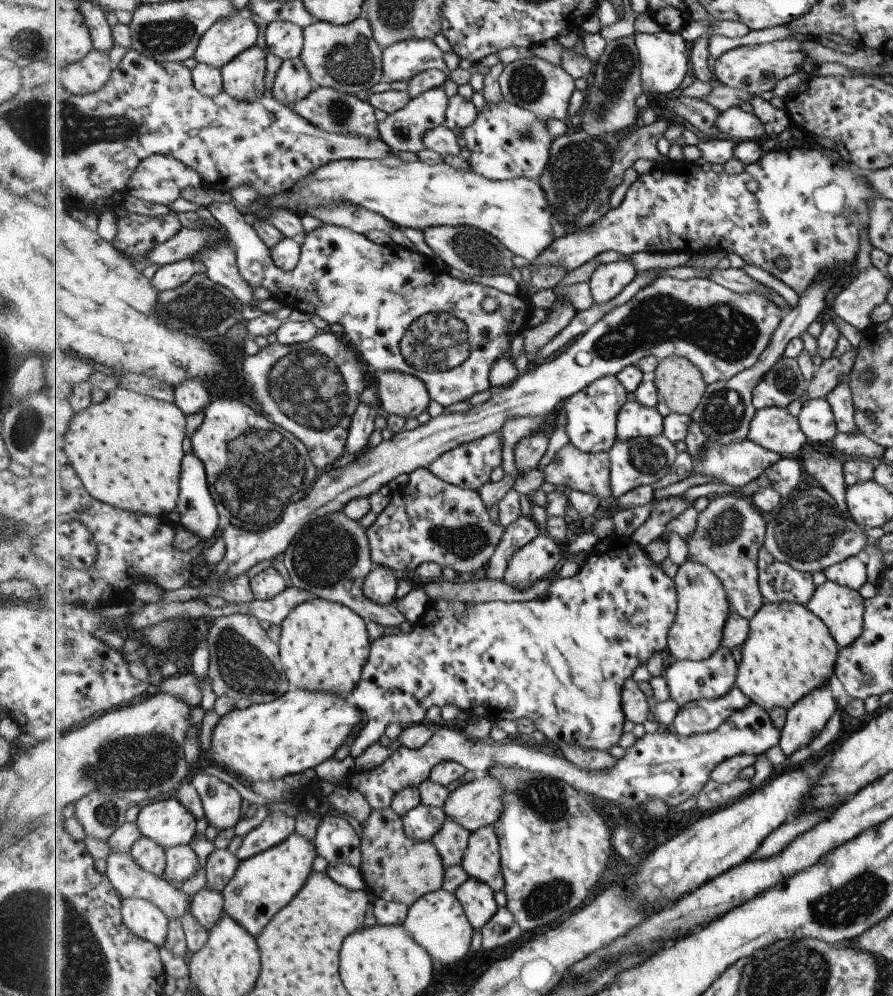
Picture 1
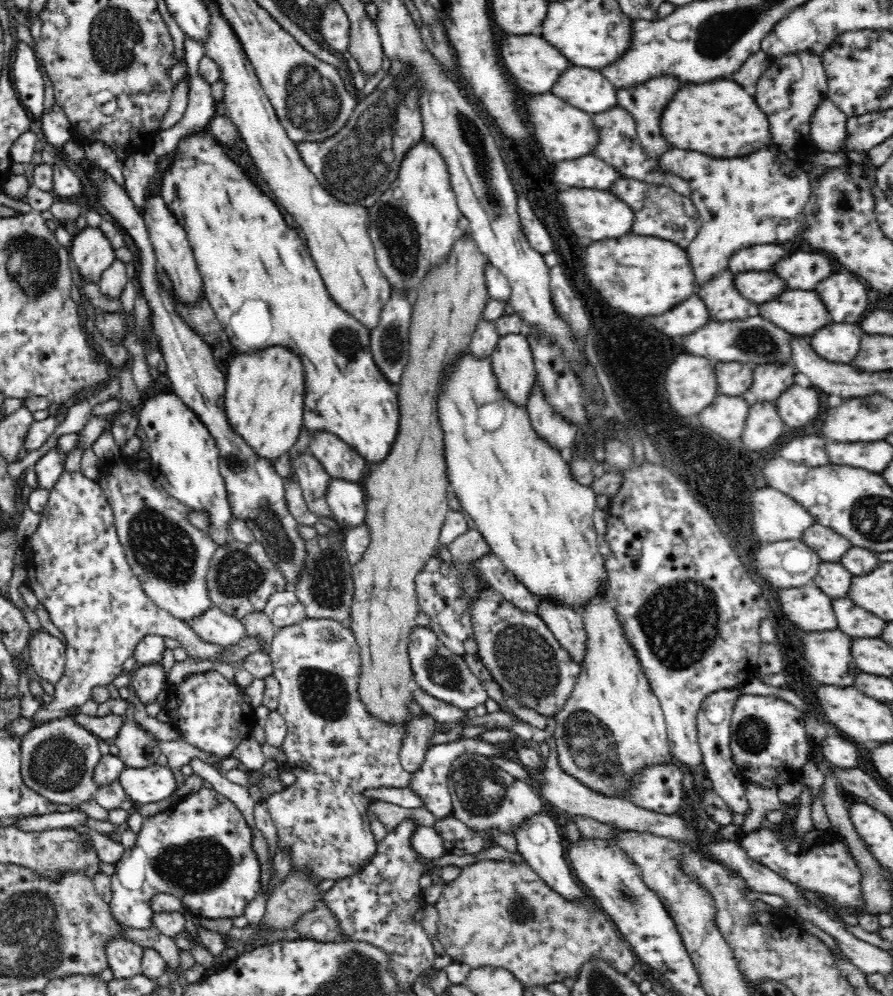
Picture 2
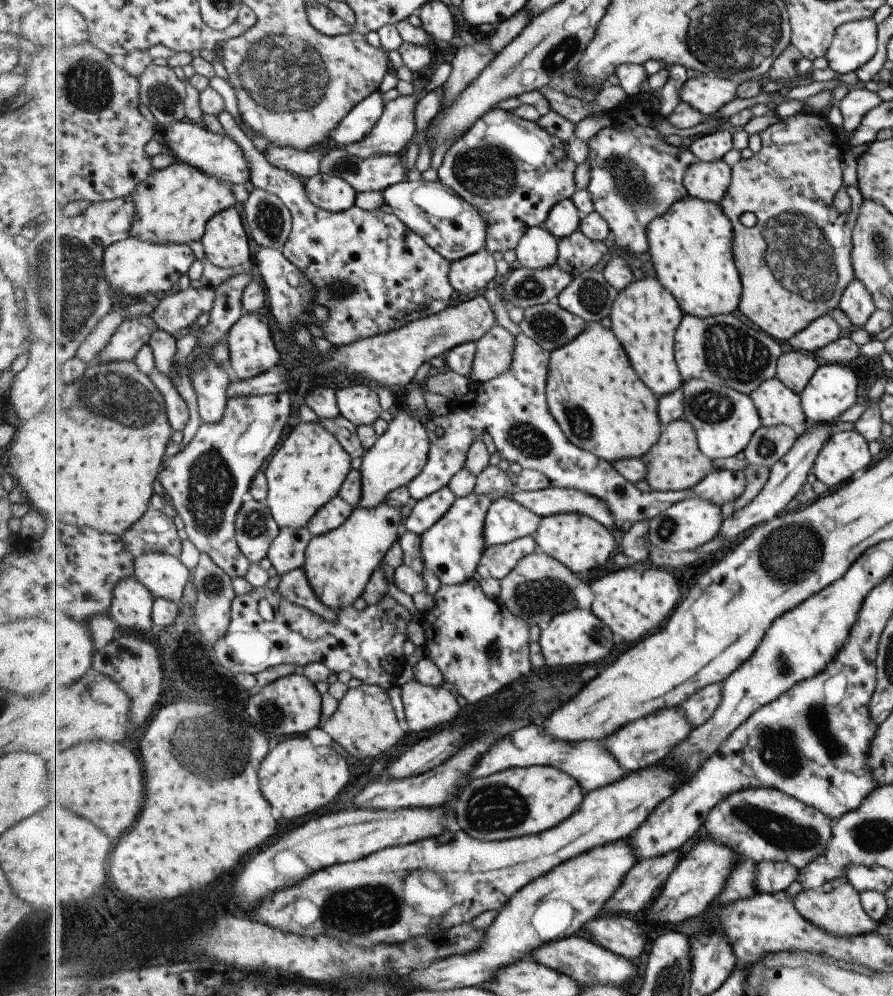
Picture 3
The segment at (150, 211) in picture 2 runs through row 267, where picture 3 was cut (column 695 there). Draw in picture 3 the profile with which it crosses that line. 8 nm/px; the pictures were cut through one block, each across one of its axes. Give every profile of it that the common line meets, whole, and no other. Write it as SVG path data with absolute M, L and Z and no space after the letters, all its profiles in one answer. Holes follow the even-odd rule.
M697 160L685 172L684 186L688 195L705 201L721 203L732 182L732 167L724 160Z

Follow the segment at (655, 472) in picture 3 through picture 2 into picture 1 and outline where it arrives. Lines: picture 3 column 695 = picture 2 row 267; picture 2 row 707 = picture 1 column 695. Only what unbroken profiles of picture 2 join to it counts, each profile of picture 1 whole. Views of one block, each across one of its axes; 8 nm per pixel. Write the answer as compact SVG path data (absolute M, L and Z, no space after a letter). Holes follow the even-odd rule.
M677 355L661 359L656 370L661 400L671 412L692 415L704 399L708 384L693 361Z

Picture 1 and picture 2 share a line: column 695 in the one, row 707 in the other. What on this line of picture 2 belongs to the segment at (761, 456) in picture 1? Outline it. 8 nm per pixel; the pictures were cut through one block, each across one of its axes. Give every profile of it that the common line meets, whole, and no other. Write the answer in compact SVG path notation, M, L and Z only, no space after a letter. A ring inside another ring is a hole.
M412 626L407 641L414 685L422 686L426 694L470 713L478 704L484 704L488 700L482 682L470 671L466 661L448 650L432 629L426 626Z

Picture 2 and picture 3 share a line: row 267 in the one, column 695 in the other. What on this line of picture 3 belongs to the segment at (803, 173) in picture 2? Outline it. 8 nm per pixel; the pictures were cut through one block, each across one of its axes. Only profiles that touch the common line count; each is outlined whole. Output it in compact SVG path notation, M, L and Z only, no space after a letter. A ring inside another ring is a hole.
M713 684L693 694L677 708L684 713L685 719L694 728L698 728L712 719L722 699L721 686Z

